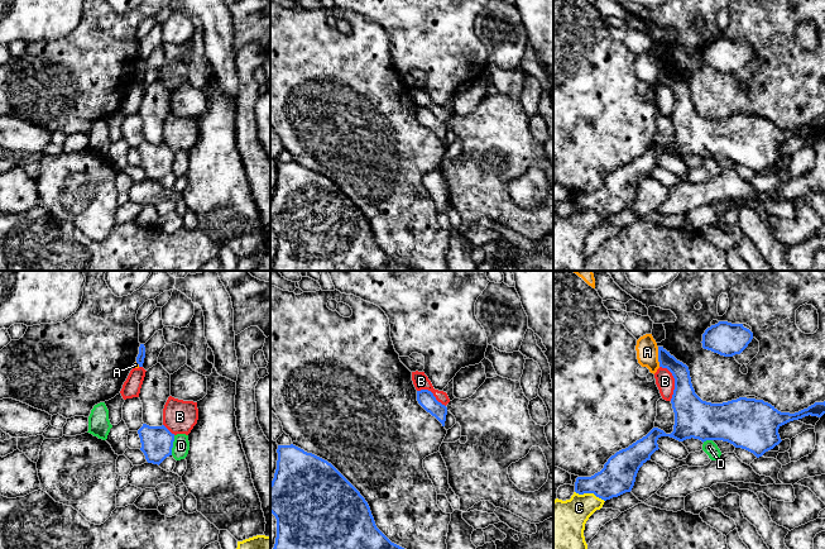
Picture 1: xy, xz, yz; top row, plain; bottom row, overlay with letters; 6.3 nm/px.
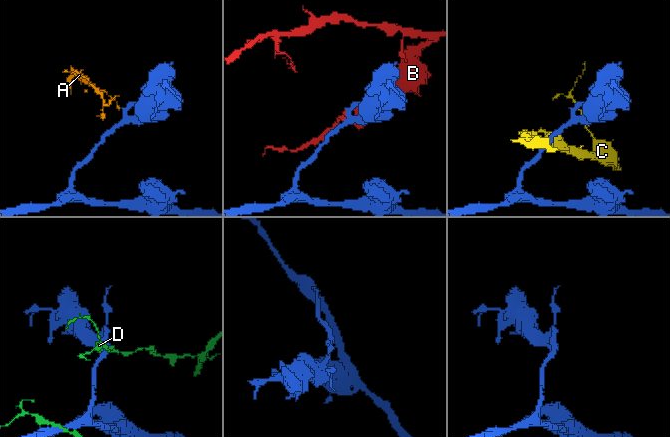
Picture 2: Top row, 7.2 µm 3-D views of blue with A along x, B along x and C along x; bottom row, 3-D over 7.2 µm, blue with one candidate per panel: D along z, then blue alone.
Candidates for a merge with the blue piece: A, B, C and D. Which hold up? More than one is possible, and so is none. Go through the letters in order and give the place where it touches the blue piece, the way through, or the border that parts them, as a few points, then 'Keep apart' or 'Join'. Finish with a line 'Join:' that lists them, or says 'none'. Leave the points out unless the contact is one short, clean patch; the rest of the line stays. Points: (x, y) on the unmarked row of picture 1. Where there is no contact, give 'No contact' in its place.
A: Touches blue at yz (658, 74). Boundary: yz (657, 63), (660, 82). Keep apart
B: Touches blue at yz (675, 98). Keep apart
C: Touches blue at yz (590, 209). Keep apart
D: Touches blue at xy (172, 162). Keep apart
Join: none

